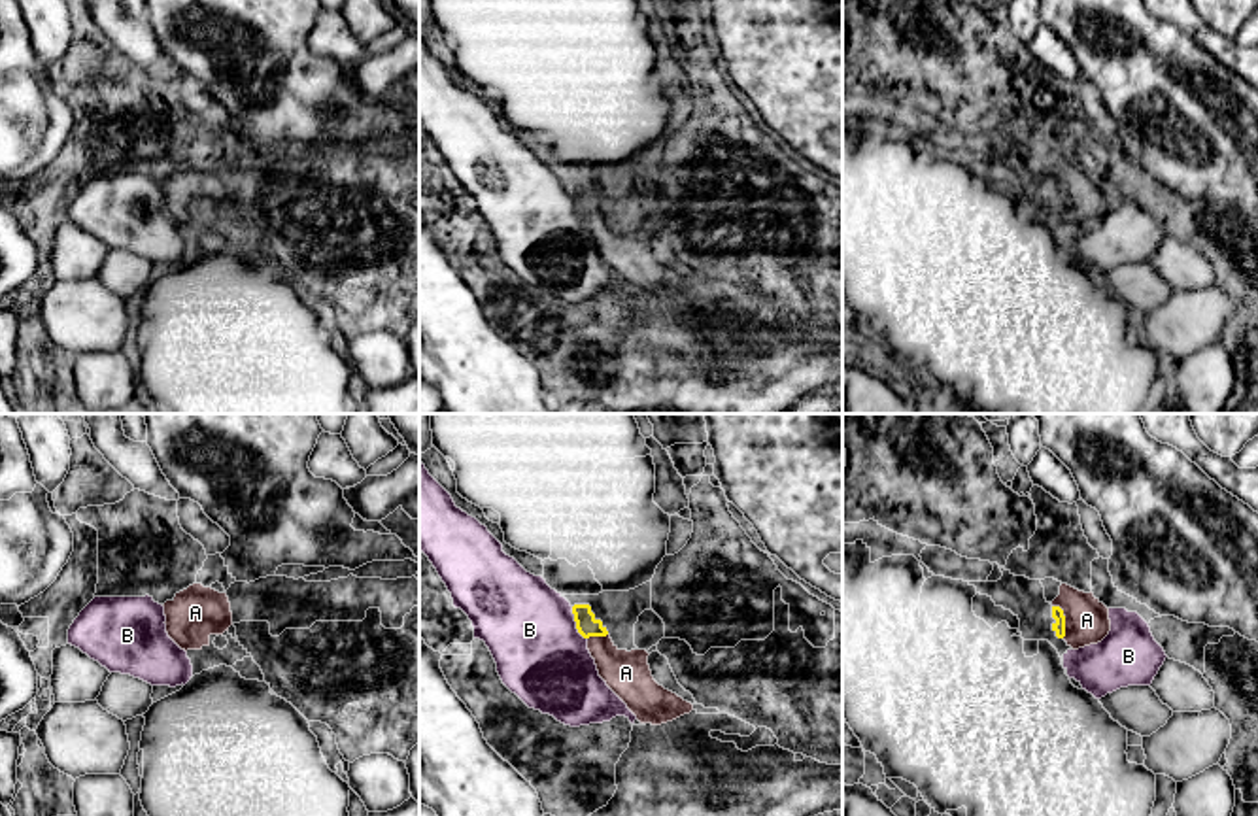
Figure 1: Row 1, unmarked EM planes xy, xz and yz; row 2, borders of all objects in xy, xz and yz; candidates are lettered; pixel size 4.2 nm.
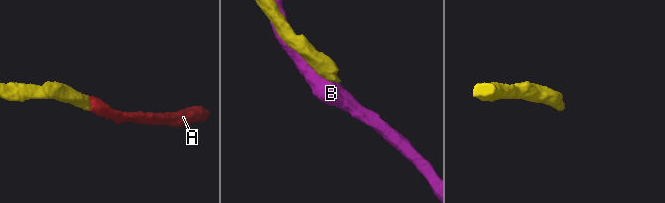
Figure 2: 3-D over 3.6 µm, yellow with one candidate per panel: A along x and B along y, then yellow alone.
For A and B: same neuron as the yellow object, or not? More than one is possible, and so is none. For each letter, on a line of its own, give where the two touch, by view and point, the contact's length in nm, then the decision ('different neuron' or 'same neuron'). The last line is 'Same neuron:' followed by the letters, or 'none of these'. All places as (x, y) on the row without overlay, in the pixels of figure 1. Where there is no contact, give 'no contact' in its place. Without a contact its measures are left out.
A: meets yellow in yz at (1064, 197); contact 150 nm long; same neuron
B: meets yellow in xz at (577, 201); contact 160 nm long; different neuron
Same neuron: A

